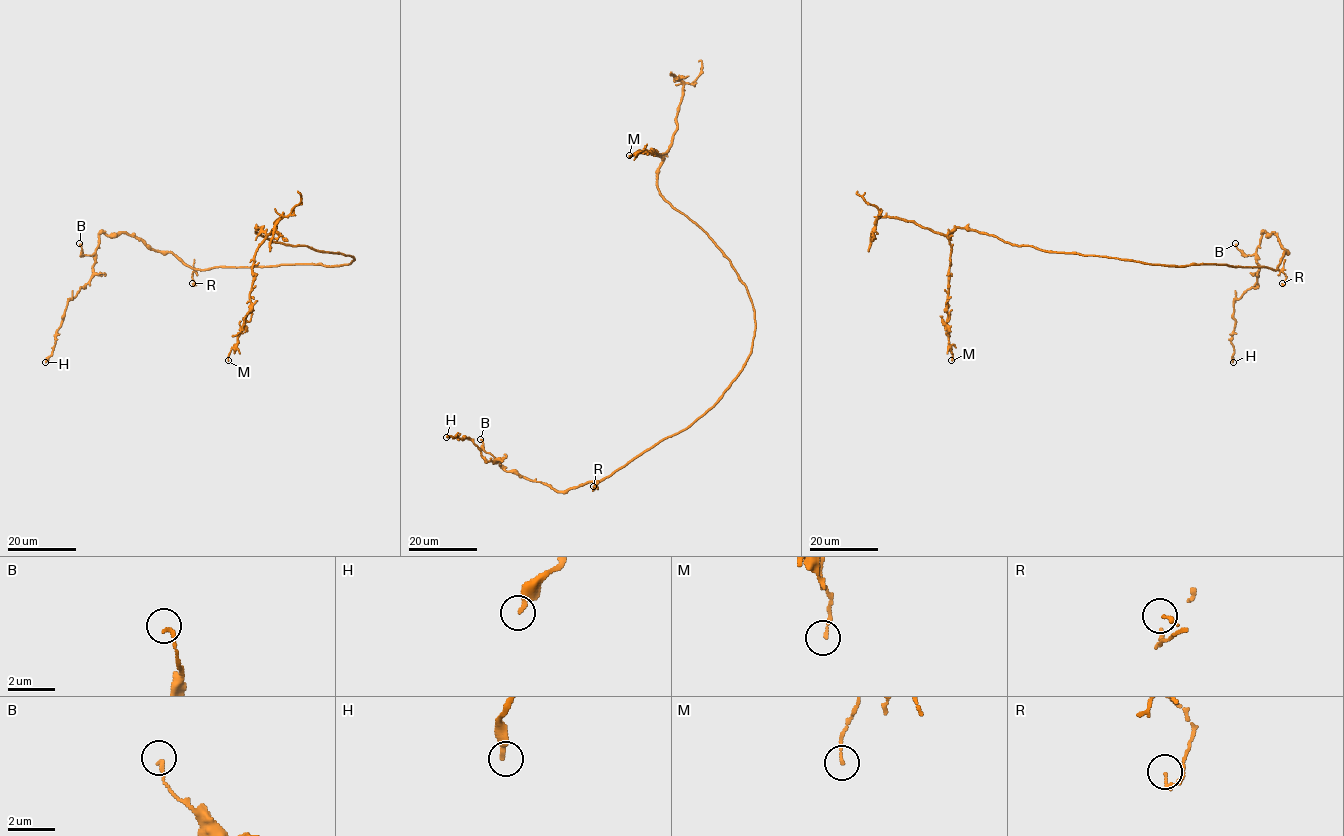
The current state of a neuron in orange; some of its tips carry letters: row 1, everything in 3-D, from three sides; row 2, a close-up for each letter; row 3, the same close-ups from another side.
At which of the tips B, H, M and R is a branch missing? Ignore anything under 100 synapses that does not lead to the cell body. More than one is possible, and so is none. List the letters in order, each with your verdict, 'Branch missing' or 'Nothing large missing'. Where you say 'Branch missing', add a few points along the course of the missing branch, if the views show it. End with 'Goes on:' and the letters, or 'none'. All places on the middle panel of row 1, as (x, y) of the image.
B: Nothing large missing
H: Nothing large missing
M: Nothing large missing
R: Nothing large missing
Goes on: none

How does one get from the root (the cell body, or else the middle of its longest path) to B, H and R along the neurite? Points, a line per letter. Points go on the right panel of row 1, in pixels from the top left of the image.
B: (1186, 265), (1226, 264), (1276, 269), (1287, 251), (1273, 232), (1262, 235), (1253, 255), (1245, 255), (1235, 243)
H: (1186, 265), (1276, 269), (1287, 251), (1273, 232), (1262, 235), (1256, 251), (1258, 284), (1234, 302), (1233, 362)
R: (1186, 265), (1265, 267), (1280, 270), (1286, 276), (1284, 284), (1282, 283)

